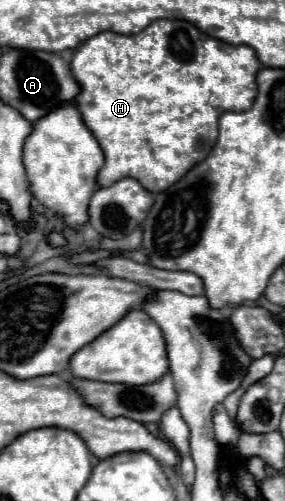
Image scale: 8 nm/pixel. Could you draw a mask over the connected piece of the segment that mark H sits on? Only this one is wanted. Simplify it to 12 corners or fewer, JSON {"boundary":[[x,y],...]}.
{"boundary":[[187,20],[71,60],[99,186],[165,192],[251,108],[251,46]]}

